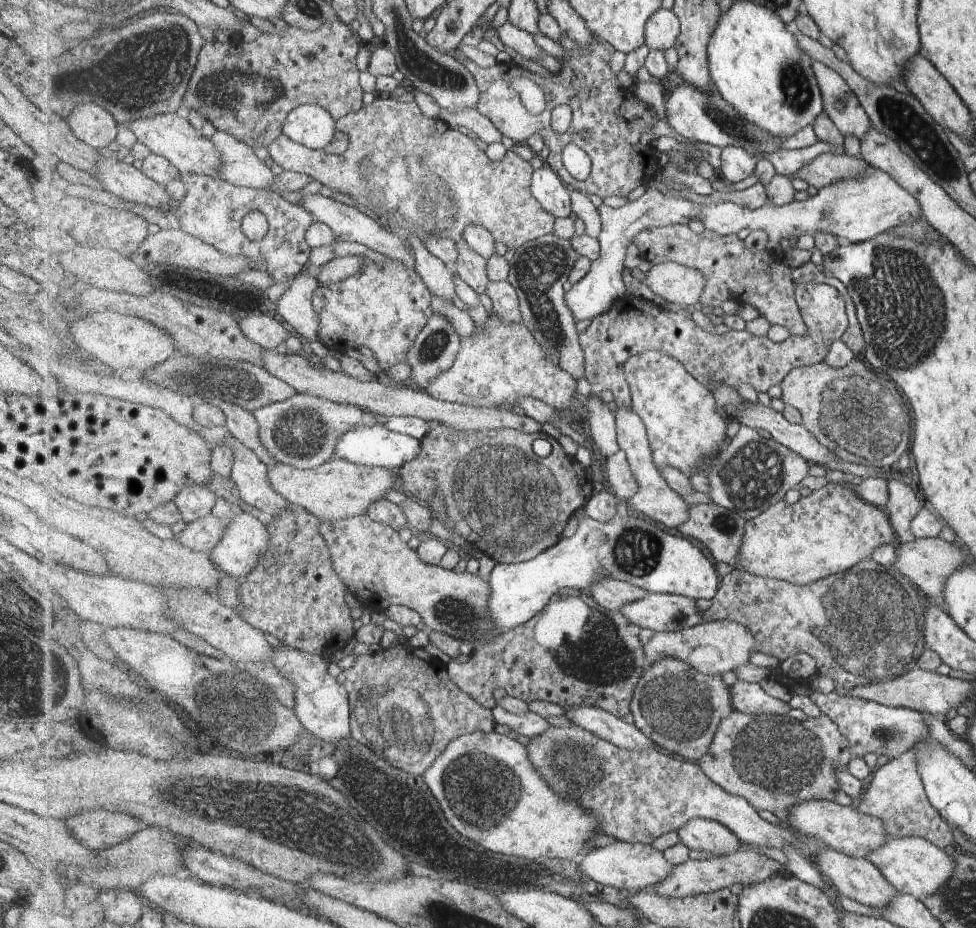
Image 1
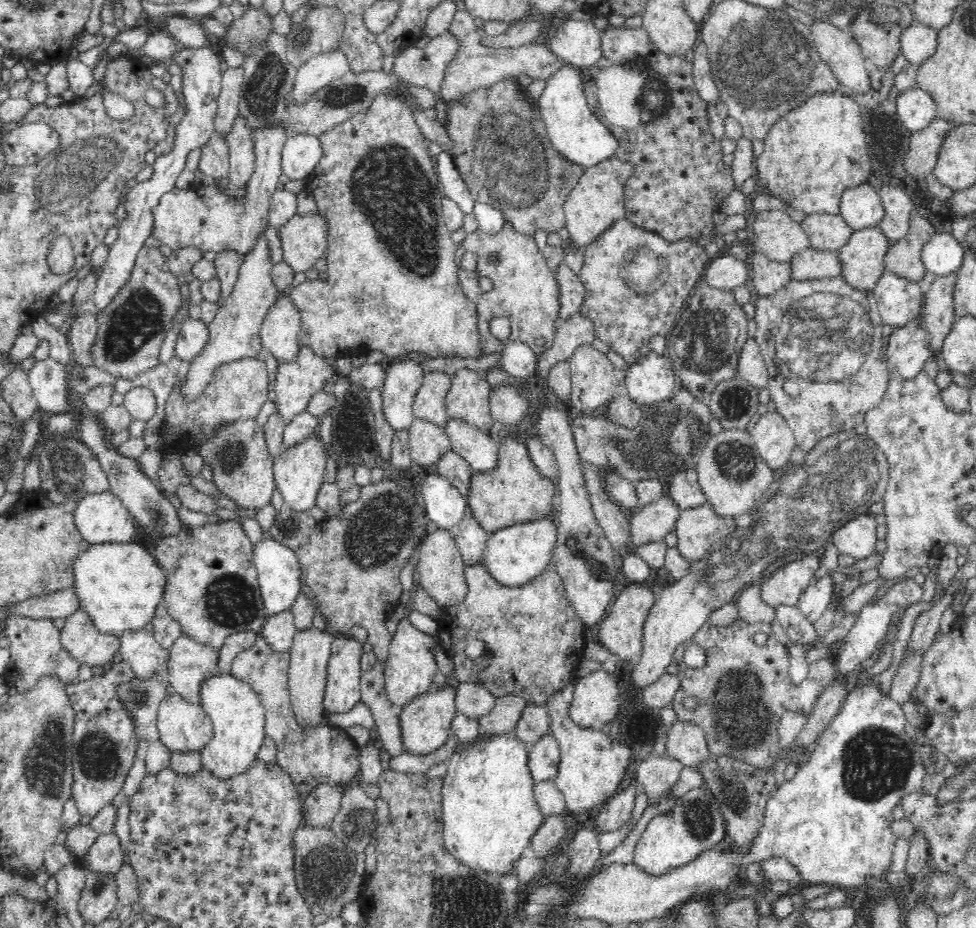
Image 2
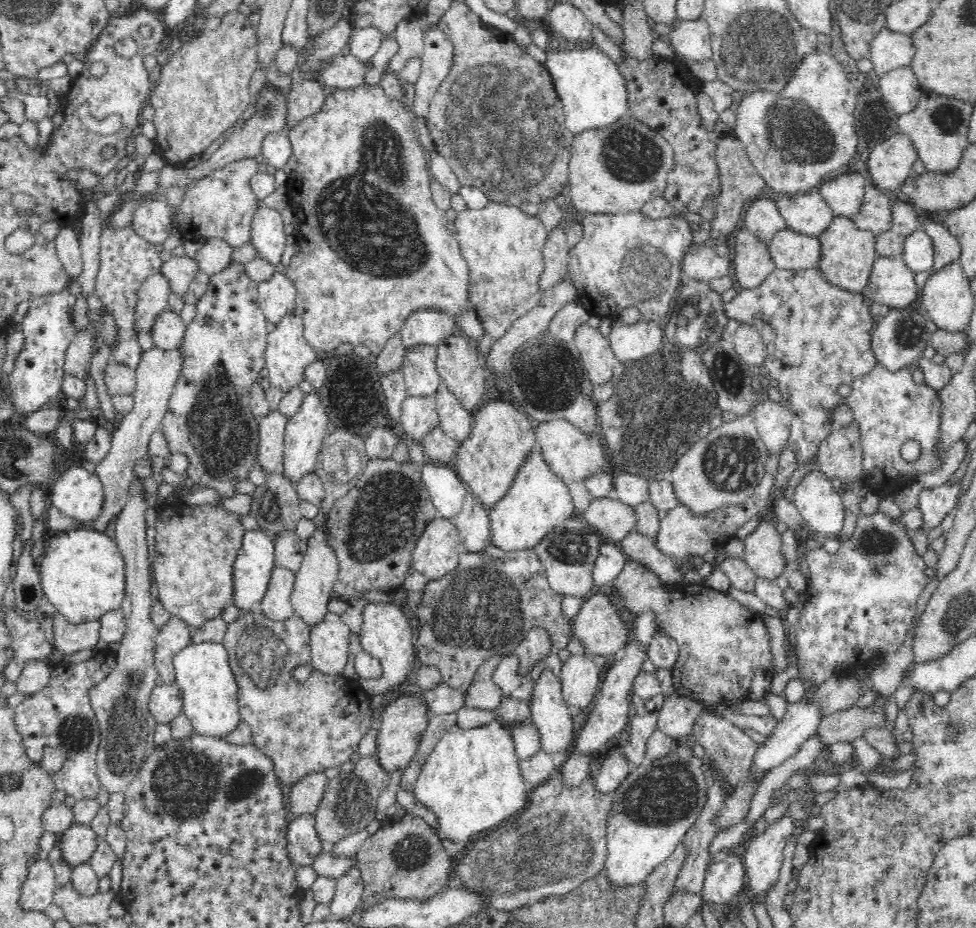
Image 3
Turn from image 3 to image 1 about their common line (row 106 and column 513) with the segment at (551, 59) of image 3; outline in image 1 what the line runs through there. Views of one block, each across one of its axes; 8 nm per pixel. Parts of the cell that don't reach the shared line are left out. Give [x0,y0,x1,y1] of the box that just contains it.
[489,508,721,631]

